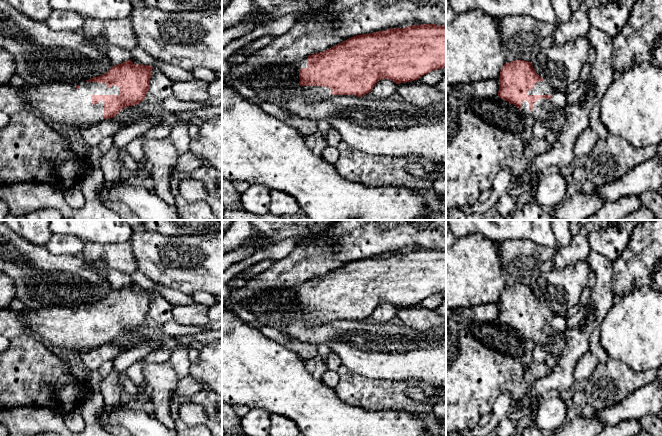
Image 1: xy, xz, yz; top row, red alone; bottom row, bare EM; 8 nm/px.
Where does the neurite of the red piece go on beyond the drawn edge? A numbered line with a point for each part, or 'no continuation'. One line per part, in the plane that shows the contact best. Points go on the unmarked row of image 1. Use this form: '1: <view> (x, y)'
1: xy (59, 326)

